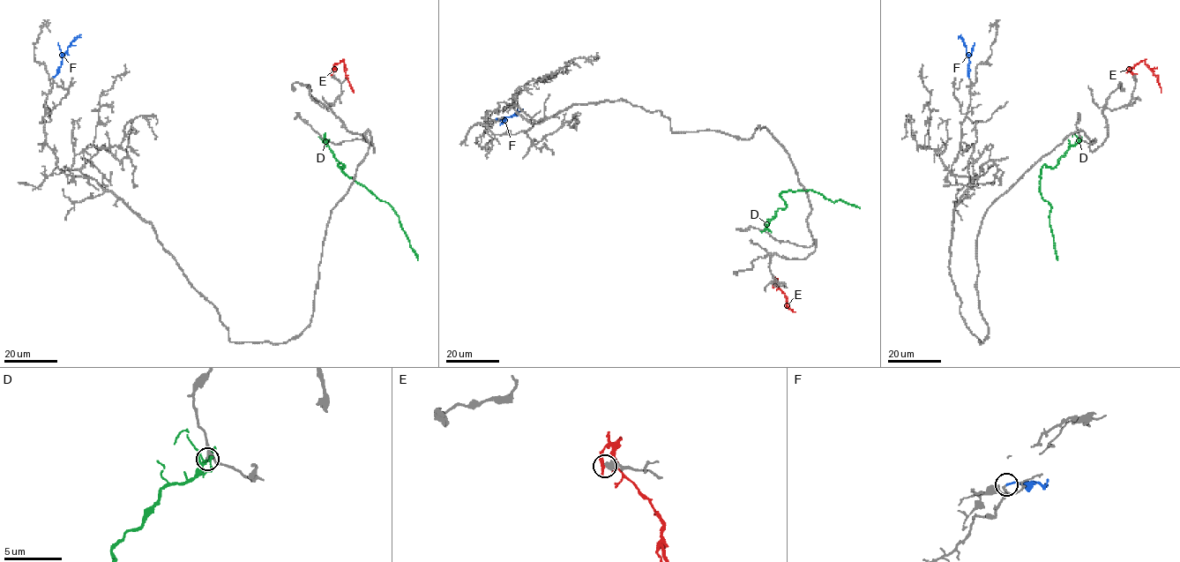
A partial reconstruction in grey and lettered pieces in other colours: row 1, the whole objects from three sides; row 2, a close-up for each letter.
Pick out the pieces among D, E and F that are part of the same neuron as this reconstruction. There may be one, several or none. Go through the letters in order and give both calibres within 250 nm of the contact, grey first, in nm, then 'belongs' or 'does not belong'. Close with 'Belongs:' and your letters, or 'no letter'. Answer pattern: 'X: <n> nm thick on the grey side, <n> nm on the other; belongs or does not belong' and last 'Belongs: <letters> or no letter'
D: 170 nm thick on the grey side, 190 nm on the other; does not belong
E: 550 nm thick on the grey side, 420 nm on the other; does not belong
F: 180 nm thick on the grey side, 160 nm on the other; belongs
Belongs: F

